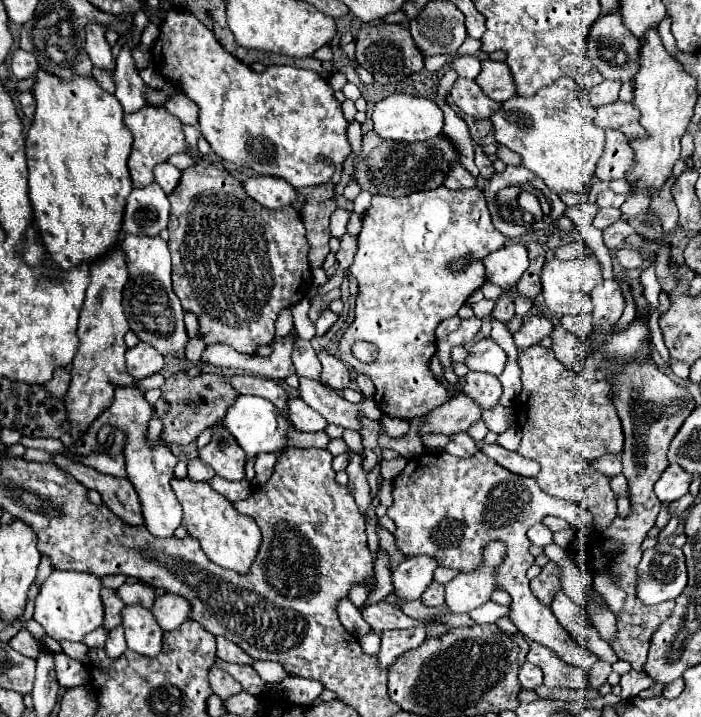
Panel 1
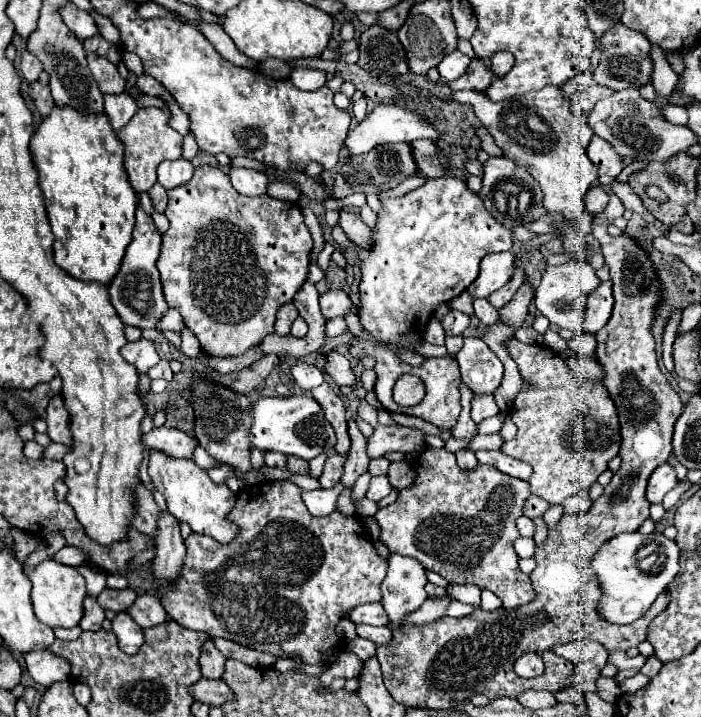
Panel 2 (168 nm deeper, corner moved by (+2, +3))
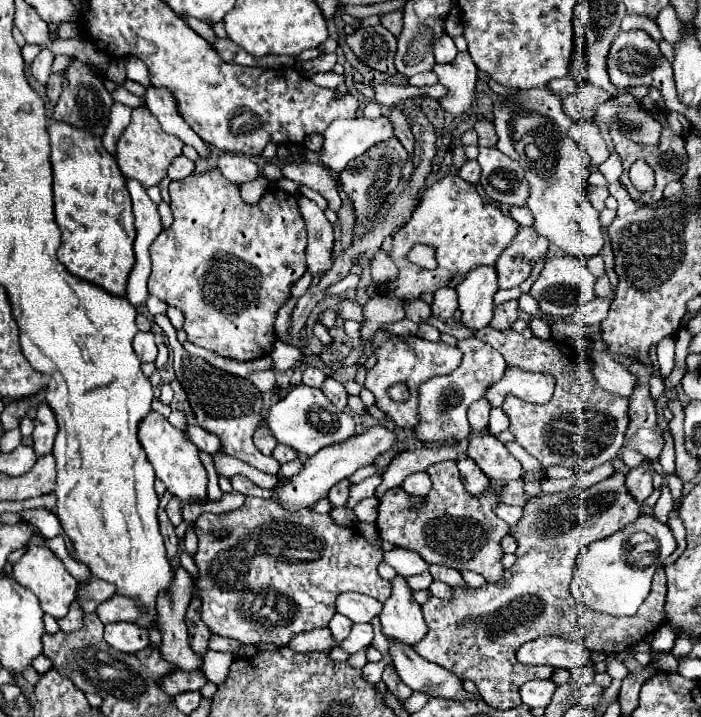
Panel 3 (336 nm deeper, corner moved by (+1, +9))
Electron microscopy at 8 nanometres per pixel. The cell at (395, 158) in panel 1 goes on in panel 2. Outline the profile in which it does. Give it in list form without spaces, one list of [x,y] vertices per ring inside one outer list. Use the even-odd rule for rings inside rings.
[[[381,145],[379,149],[371,149],[371,153],[349,157],[349,163],[343,165],[335,177],[333,197],[343,199],[351,193],[383,193],[397,187],[415,173],[417,173],[417,165],[411,155],[411,145]]]

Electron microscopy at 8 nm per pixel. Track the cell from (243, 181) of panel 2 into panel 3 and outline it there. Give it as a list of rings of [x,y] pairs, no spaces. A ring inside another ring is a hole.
[[[220,153],[218,155],[218,169],[228,181],[232,181],[236,185],[252,181],[260,175],[258,165],[252,159],[238,155],[238,153]]]

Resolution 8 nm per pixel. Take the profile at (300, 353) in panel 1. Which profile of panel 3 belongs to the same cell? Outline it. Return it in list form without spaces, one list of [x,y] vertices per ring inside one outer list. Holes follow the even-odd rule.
[[[310,365],[310,367],[306,367],[306,371],[304,371],[304,375],[302,375],[302,383],[304,383],[304,385],[308,385],[308,387],[316,387],[316,389],[320,389],[320,387],[322,387],[324,379],[326,379],[324,371],[320,371],[320,369],[312,367],[312,365]]]

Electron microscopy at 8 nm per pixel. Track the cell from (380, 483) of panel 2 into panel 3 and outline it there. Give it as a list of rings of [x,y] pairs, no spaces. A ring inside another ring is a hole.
[[[372,475],[372,477],[364,479],[362,483],[352,485],[352,487],[350,487],[350,497],[348,497],[346,507],[348,507],[348,509],[354,509],[362,499],[372,497],[372,495],[374,495],[374,491],[376,491],[376,487],[378,487],[380,483],[382,483],[382,479],[380,479],[378,475]]]

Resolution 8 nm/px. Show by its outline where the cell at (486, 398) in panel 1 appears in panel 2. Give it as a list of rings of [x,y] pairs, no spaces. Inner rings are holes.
[[[483,395],[483,397],[473,397],[471,401],[471,419],[475,423],[487,419],[487,417],[493,417],[499,413],[499,407],[495,403],[495,397],[493,395]]]

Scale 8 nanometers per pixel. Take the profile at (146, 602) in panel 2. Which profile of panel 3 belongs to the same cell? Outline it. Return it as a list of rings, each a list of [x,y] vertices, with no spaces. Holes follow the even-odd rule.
[[[112,595],[108,601],[98,605],[96,615],[106,625],[106,623],[116,623],[116,621],[136,621],[136,615],[142,615],[142,611],[136,607],[134,599]]]

